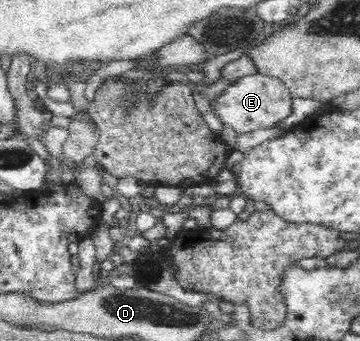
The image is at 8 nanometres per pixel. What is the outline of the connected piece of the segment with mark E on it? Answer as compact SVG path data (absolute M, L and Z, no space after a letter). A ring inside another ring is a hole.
M255 73L237 79L233 85L221 91L221 95L212 101L210 106L222 123L232 127L236 134L249 133L255 129L273 127L288 118L292 114L292 97L279 79Z

